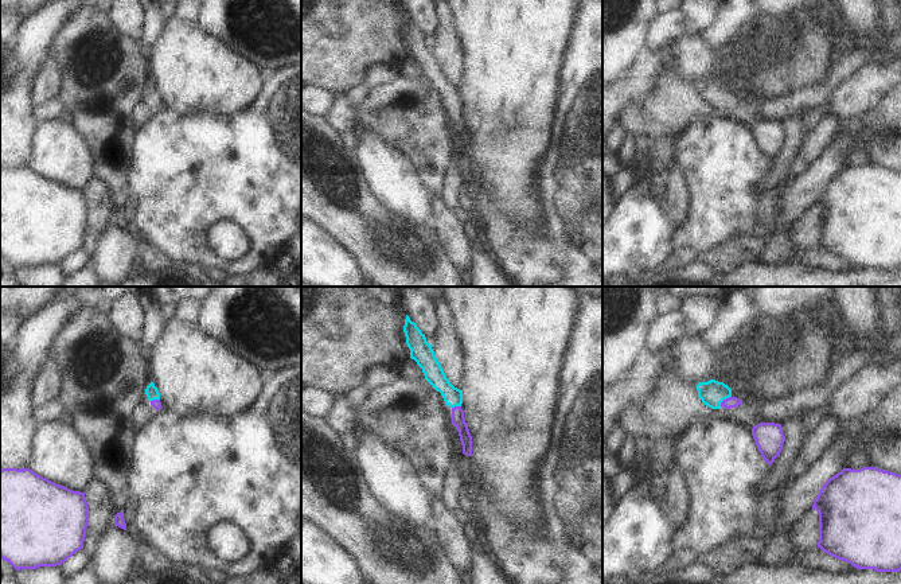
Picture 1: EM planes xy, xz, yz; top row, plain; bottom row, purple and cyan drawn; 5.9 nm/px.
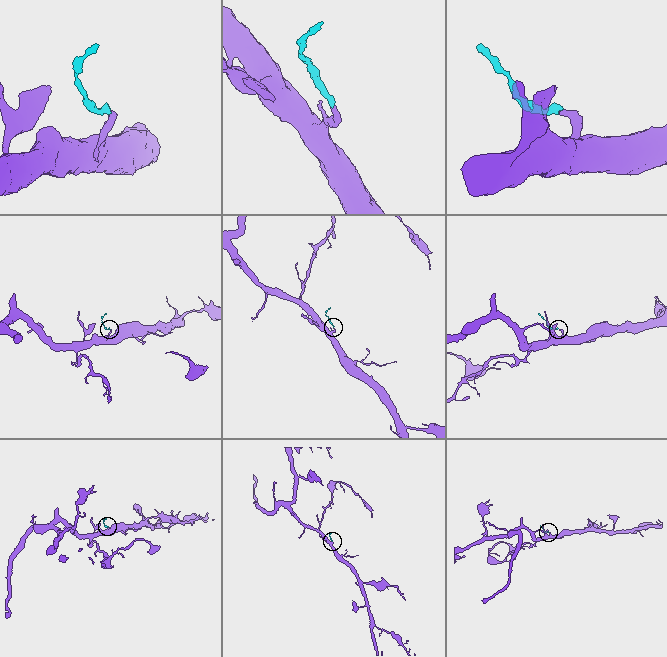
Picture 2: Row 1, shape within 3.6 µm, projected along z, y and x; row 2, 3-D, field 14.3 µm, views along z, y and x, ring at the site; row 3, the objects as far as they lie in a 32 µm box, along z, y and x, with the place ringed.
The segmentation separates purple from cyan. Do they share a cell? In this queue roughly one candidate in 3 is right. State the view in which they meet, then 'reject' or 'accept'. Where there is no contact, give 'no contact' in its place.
yz | accept

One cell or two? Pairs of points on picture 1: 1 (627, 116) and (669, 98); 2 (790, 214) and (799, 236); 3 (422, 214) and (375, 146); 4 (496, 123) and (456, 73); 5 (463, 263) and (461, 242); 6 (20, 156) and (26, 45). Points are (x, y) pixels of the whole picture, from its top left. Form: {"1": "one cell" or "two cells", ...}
{"1": "one cell", "2": "two cells", "3": "one cell", "4": "two cells", "5": "one cell", "6": "one cell"}

